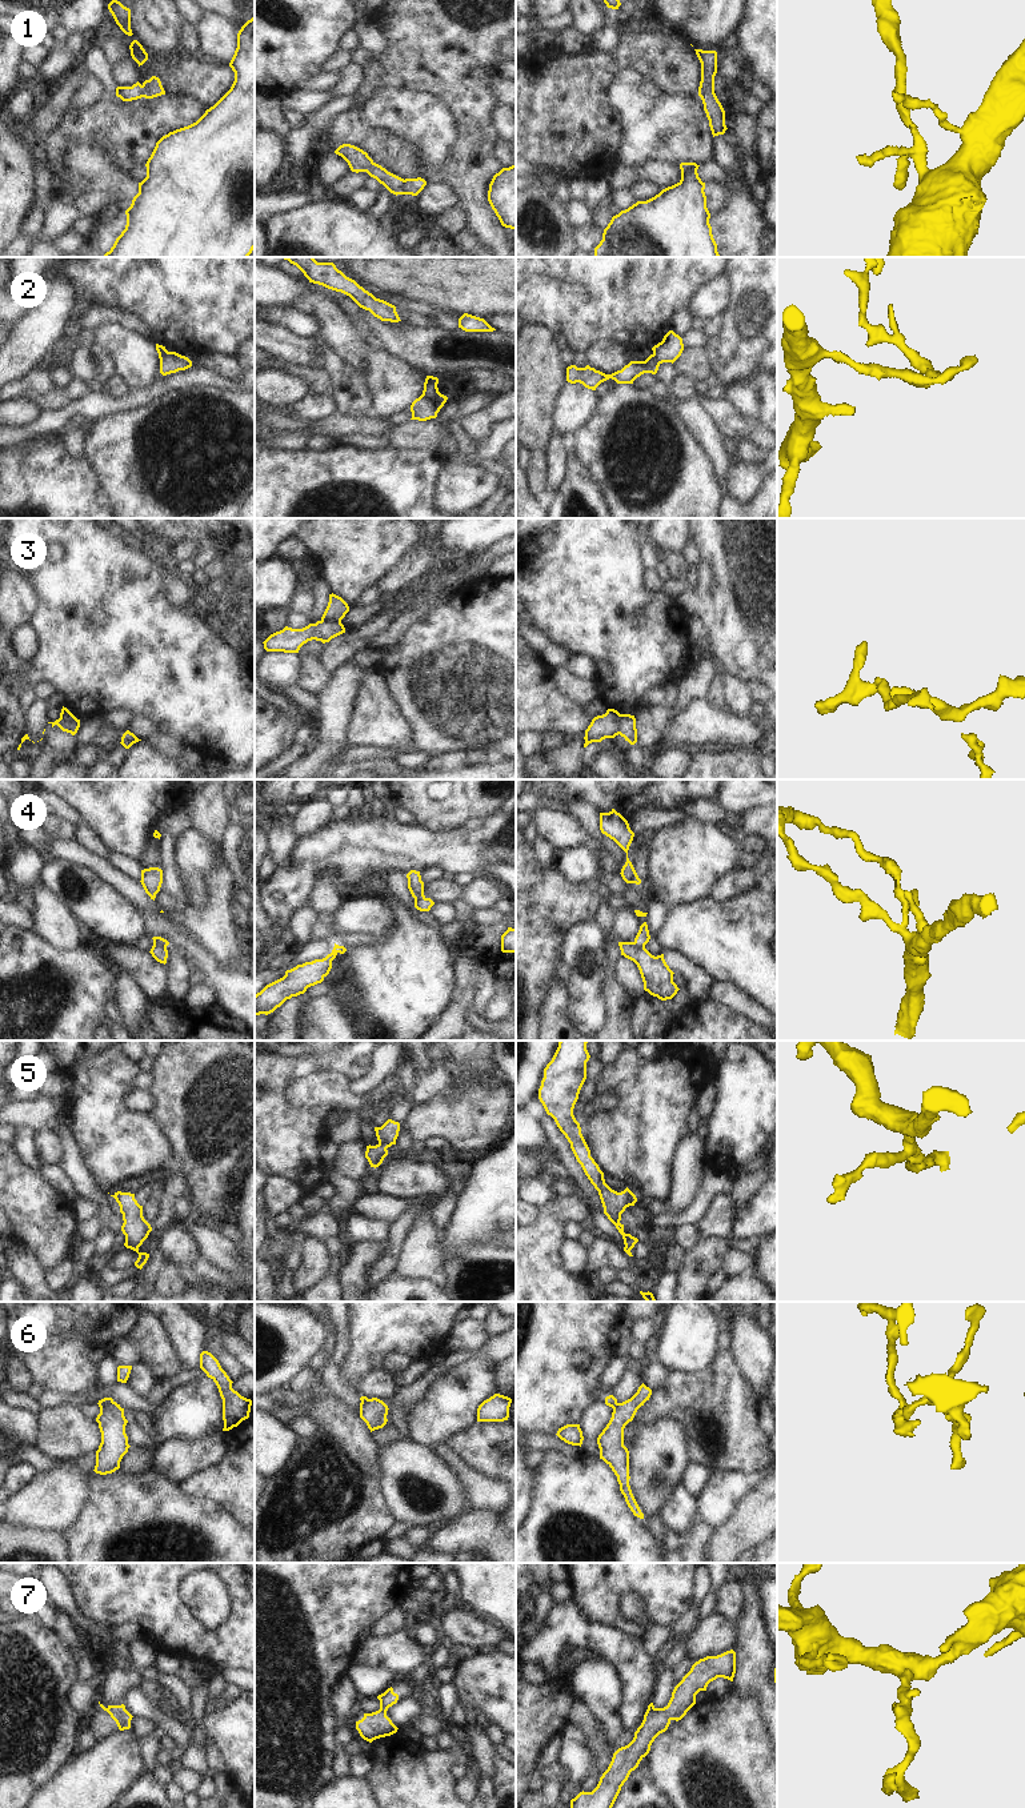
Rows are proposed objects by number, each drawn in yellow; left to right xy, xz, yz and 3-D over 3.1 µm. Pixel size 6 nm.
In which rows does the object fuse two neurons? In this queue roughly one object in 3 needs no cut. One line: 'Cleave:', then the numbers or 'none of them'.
Cleave: 1, 2, 3, 4, 6

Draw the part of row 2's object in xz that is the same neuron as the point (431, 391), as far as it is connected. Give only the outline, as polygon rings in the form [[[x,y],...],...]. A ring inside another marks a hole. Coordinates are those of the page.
[[[427,376],[425,382],[424,382],[424,390],[421,396],[432,400],[440,412],[440,409],[447,402],[448,397],[439,392],[437,384],[439,384],[437,377]]]

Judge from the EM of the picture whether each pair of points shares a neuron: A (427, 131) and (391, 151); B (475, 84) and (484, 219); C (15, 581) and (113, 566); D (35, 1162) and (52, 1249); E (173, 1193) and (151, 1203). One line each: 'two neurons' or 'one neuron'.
A: two neurons
B: one neuron
C: two neurons
D: two neurons
E: two neurons

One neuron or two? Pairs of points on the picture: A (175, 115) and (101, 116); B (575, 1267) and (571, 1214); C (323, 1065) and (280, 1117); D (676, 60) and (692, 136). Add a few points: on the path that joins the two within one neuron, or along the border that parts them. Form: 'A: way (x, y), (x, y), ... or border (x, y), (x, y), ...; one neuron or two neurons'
A: way (156, 116), (120, 116); one neuron
B: border (567, 1239), (560, 1250), (561, 1263), (565, 1270); two neurons
C: way (303, 1066), (292, 1067), (275, 1085), (275, 1097); one neuron
D: border (655, 81), (671, 93), (697, 95); two neurons

